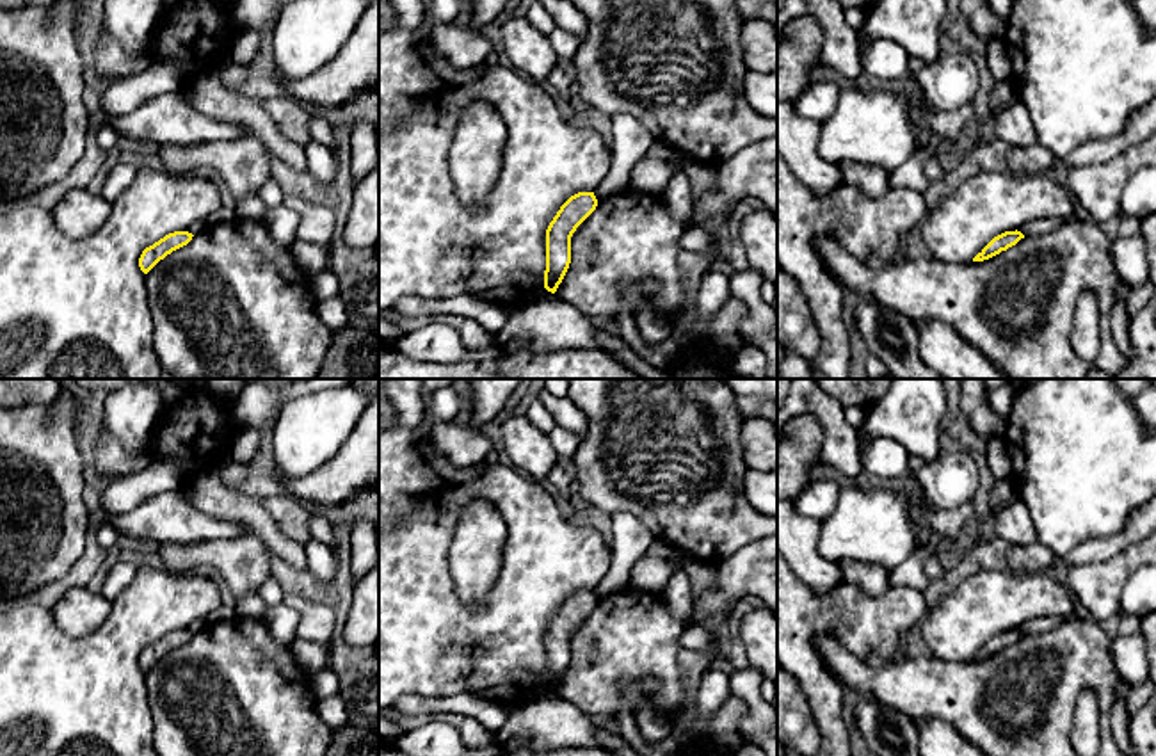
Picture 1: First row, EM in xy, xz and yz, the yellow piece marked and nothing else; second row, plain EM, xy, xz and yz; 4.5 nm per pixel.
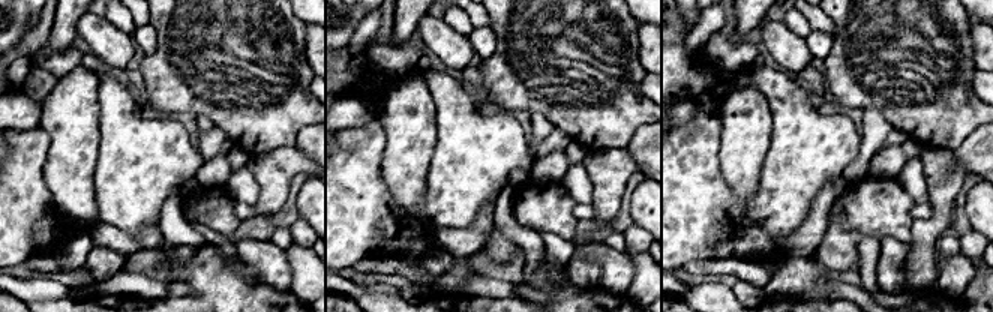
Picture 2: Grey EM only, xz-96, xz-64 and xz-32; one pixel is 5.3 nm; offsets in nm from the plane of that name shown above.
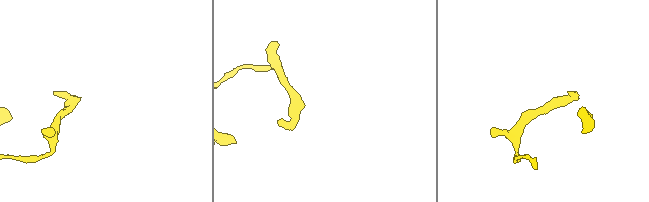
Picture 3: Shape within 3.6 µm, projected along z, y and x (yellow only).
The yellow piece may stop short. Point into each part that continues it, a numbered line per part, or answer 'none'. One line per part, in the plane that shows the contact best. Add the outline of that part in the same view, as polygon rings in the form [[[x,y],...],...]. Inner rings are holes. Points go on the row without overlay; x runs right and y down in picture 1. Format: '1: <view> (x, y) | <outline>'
none

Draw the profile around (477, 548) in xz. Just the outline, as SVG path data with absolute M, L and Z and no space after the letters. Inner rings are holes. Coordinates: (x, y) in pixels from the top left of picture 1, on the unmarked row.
M487 500L468 503L450 544L450 576L464 603L480 603L500 576L507 527Z

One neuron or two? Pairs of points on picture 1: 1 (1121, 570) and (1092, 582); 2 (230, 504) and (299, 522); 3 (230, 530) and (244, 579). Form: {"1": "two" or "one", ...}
{"1": "one", "2": "two", "3": "two"}

